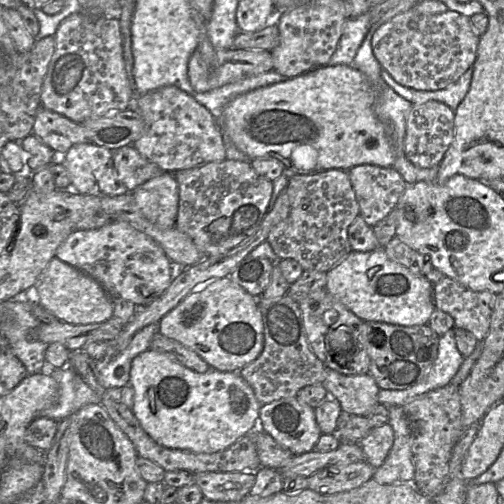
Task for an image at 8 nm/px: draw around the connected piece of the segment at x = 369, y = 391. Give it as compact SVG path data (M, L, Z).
M326 367L322 385L340 403L344 415L367 417L378 404L380 388L369 374L343 375Z

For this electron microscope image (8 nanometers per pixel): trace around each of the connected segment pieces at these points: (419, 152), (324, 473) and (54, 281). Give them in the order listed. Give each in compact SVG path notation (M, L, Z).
M434 100L413 105L407 120L404 137L404 155L419 168L438 166L454 139L454 111L447 105Z
M365 460L332 465L308 477L308 488L323 495L350 491L371 480L374 470Z
M54 257L40 275L35 287L35 301L61 321L93 324L113 317L113 298L90 275Z

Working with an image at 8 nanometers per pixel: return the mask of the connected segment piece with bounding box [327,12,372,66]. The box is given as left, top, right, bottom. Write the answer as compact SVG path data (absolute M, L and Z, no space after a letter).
M370 13L348 18L342 28L342 35L334 54L327 65L352 65L357 50L372 26Z

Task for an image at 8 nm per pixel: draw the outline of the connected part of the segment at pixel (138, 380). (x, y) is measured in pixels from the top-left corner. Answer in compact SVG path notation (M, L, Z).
M147 349L141 352L132 360L128 385L130 385L134 392L132 412L147 434L158 444L166 448L191 451L194 453L211 454L223 451L240 438L252 433L259 426L259 410L260 407L264 405L257 400L251 386L241 377L238 372L225 372L209 369L205 373L198 373L182 365L174 355L153 349Z

